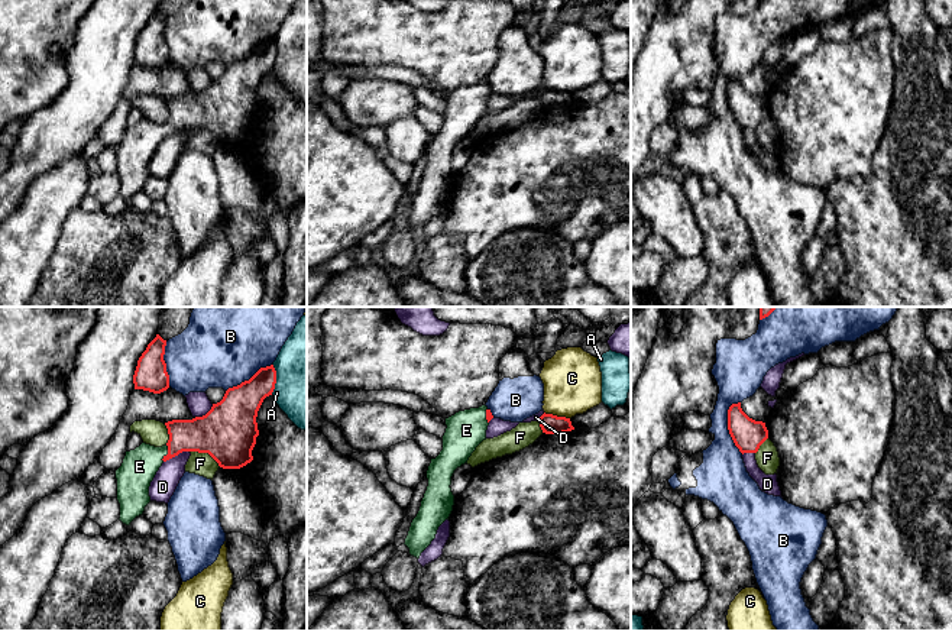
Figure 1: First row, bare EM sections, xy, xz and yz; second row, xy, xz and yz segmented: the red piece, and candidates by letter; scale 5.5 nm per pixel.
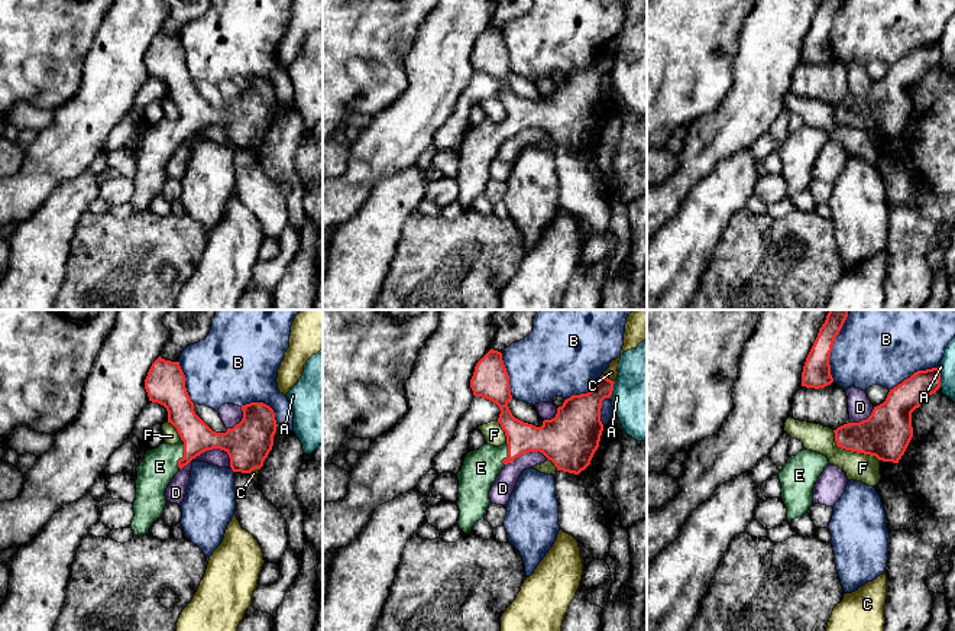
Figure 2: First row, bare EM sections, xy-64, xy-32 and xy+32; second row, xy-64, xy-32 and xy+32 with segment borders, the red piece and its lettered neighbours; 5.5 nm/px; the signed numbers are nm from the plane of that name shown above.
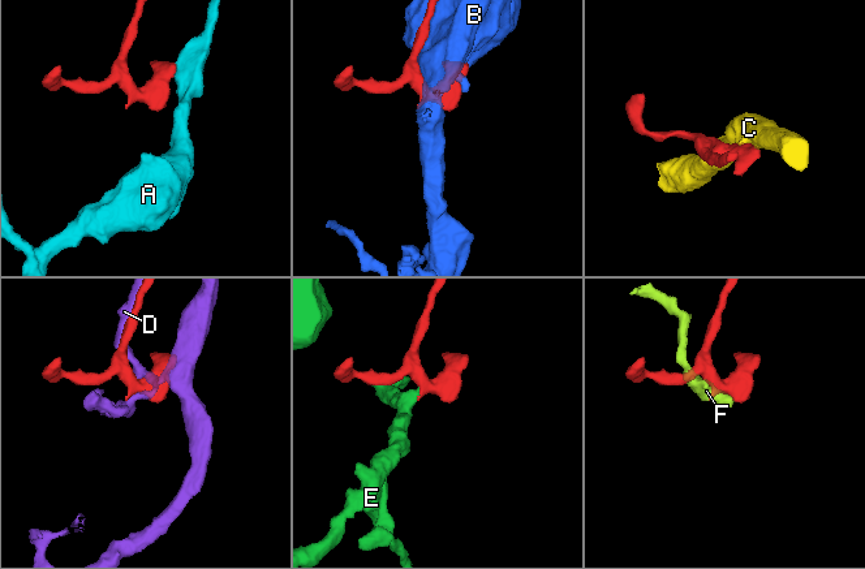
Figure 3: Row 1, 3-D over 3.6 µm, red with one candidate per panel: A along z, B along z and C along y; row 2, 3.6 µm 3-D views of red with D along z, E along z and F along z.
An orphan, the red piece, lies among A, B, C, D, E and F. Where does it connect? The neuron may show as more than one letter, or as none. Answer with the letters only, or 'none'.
E

